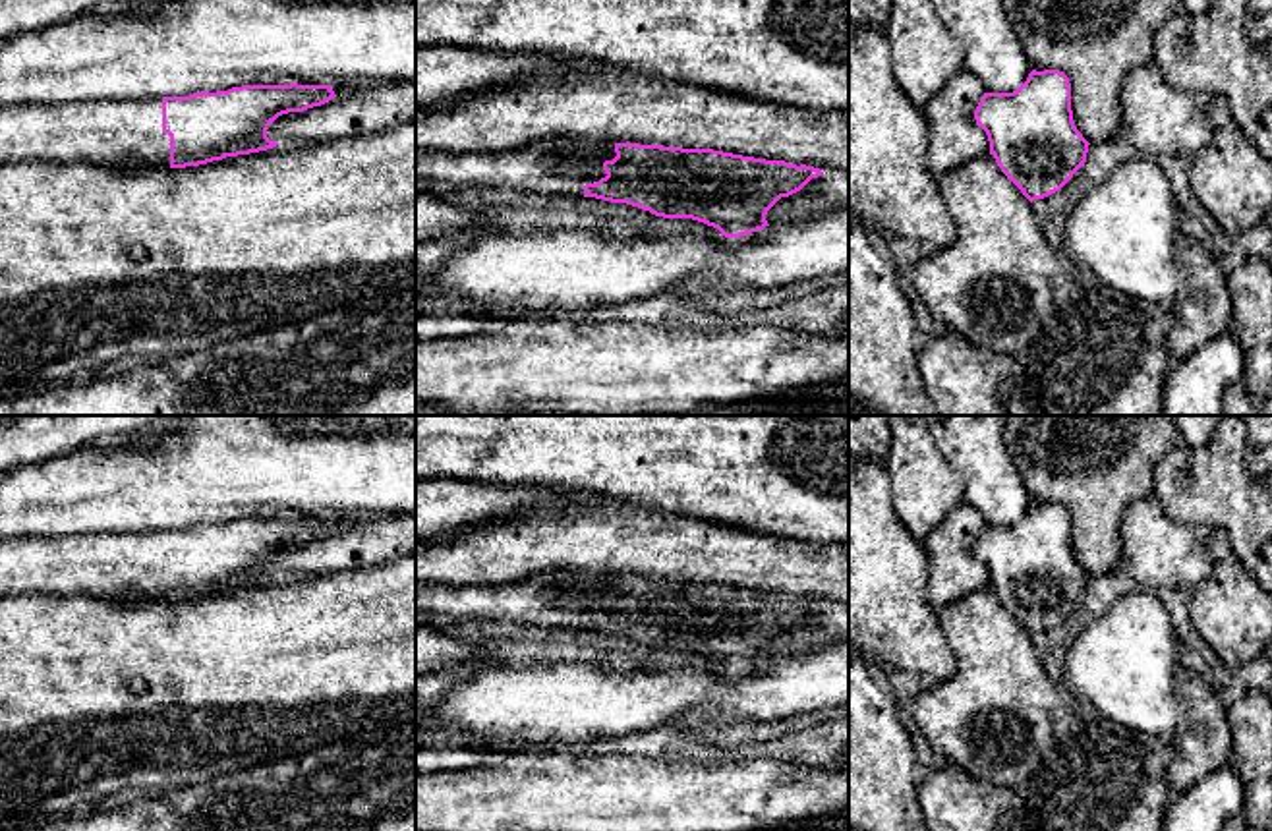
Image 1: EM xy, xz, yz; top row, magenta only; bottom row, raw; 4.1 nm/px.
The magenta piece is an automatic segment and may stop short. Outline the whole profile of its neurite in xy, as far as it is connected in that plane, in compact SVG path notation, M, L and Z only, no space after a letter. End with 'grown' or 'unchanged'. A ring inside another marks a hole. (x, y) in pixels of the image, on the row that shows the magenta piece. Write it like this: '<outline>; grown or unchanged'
M242 85L189 97L153 97L131 100L79 100L62 104L0 106L0 166L23 160L89 162L122 172L151 168L199 166L226 157L249 155L276 147L267 137L269 126L282 114L304 112L334 99L331 85Z; grown

